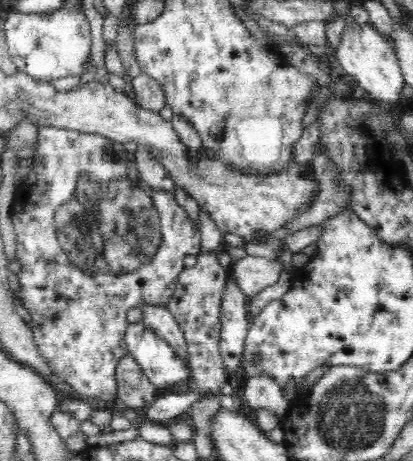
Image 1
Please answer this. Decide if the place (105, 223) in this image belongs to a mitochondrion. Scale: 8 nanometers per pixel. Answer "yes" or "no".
yes

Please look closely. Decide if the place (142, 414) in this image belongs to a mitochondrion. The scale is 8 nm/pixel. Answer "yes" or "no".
no

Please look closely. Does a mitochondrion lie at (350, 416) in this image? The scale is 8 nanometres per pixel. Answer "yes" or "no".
yes

